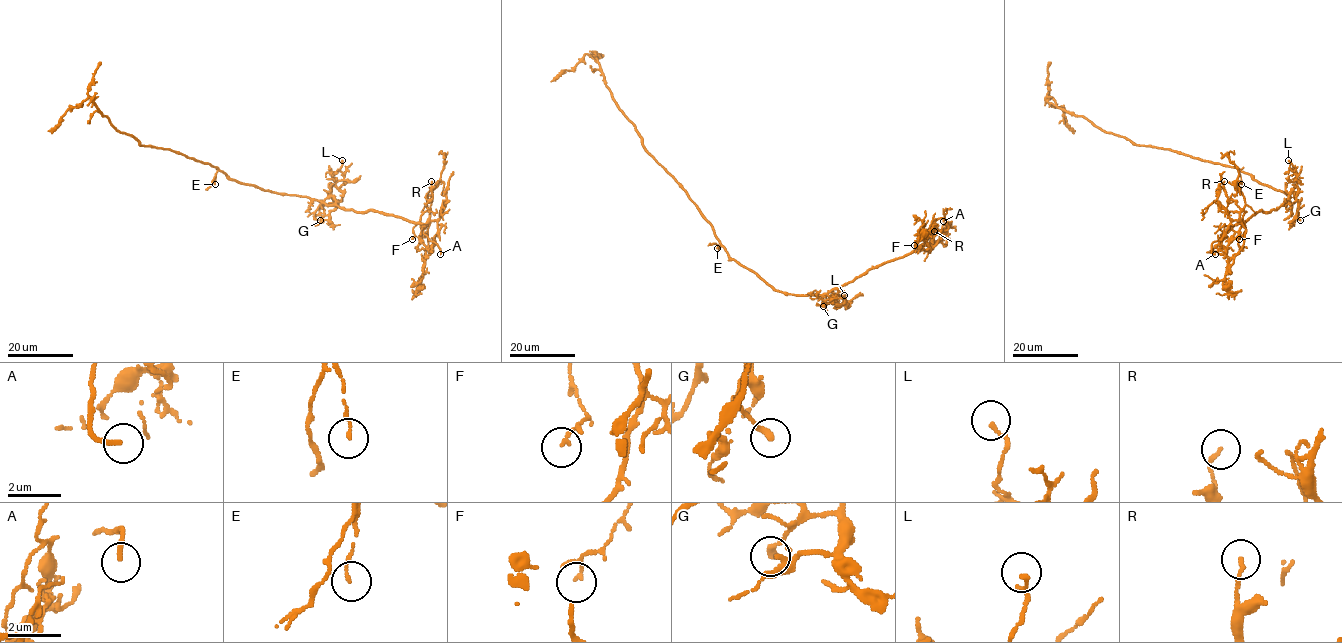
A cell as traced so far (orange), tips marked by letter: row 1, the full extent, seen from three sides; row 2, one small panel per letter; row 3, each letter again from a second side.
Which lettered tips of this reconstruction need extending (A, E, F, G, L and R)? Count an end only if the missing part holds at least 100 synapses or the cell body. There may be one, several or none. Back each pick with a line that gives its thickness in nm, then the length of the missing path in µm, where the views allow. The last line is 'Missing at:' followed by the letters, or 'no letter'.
A: Thickness 180 nm. Missing length about 20 µm
Missing at: A

